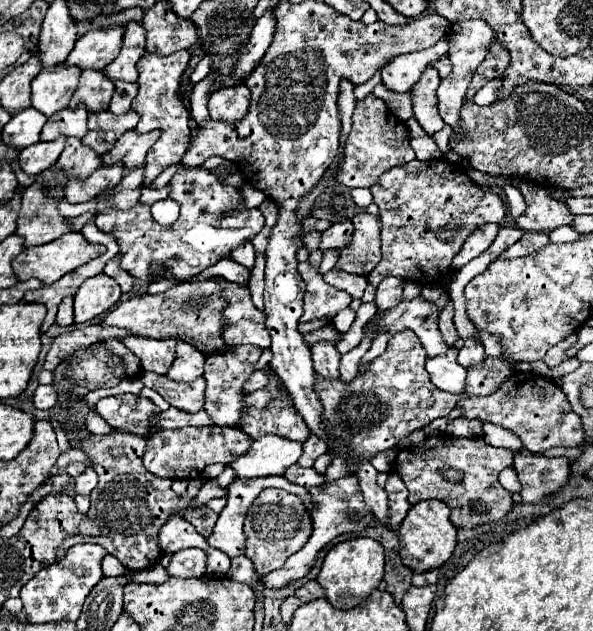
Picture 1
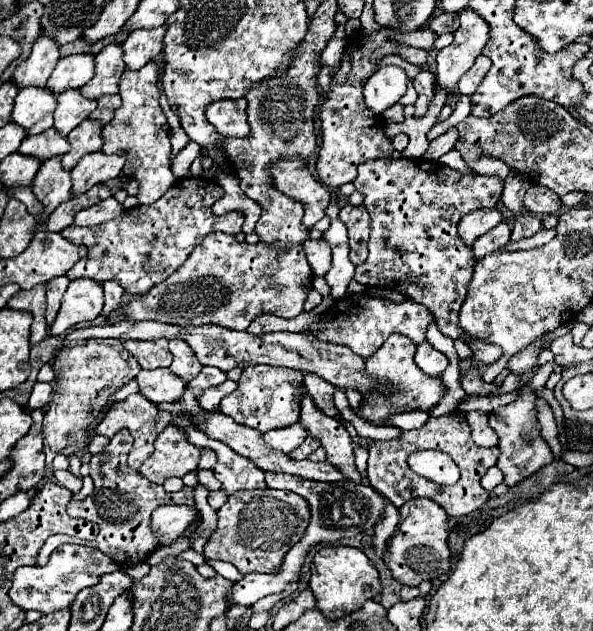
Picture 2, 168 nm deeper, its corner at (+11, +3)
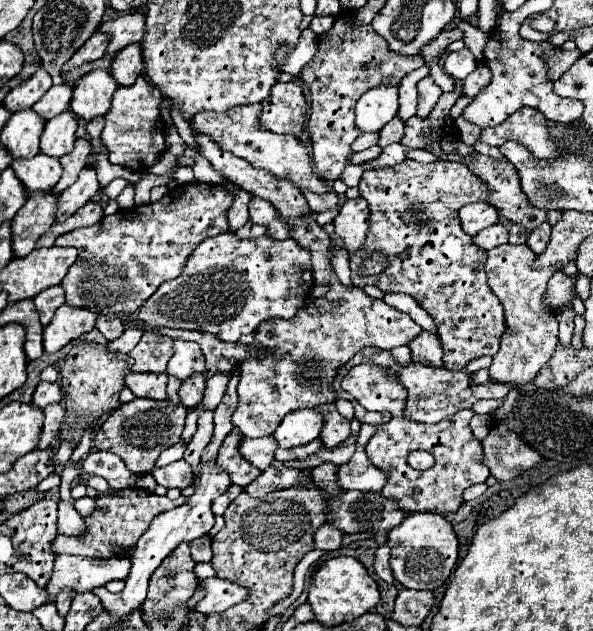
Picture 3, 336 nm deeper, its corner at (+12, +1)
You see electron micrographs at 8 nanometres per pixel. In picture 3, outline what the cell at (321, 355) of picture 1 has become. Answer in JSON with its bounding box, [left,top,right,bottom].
[316,402,350,448]

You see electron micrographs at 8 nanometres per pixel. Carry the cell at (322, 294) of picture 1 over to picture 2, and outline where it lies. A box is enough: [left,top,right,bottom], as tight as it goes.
[119,232,313,330]

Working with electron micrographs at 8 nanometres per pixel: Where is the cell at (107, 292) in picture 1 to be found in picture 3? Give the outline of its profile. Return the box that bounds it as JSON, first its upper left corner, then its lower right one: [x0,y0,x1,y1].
[44,304,96,354]

